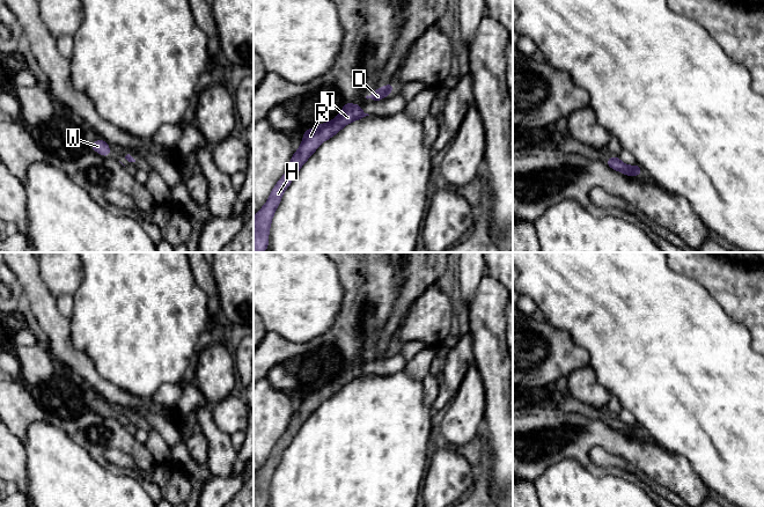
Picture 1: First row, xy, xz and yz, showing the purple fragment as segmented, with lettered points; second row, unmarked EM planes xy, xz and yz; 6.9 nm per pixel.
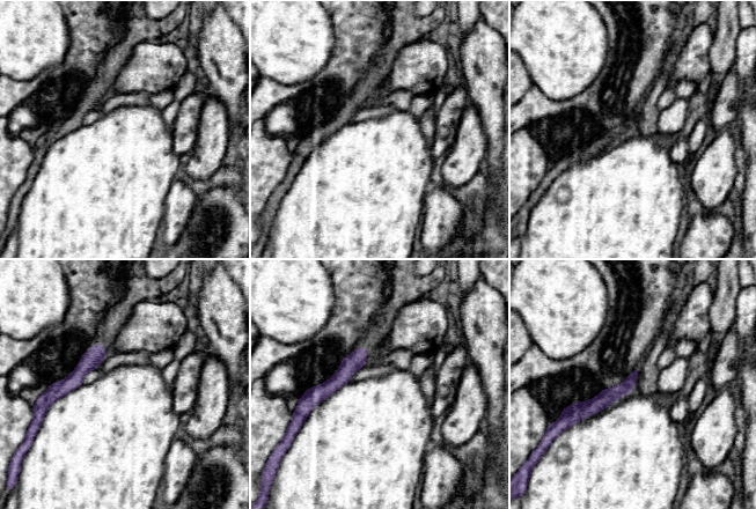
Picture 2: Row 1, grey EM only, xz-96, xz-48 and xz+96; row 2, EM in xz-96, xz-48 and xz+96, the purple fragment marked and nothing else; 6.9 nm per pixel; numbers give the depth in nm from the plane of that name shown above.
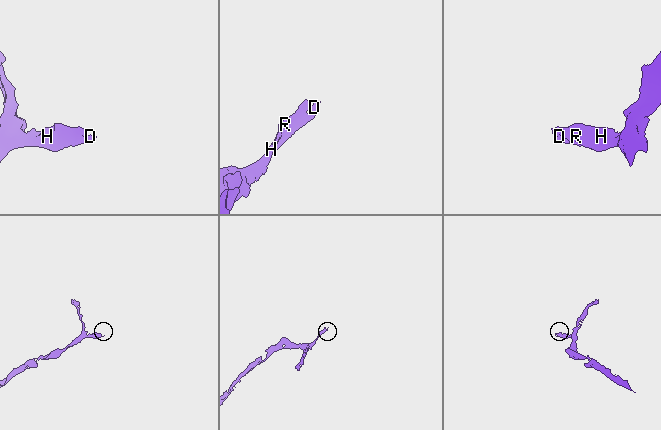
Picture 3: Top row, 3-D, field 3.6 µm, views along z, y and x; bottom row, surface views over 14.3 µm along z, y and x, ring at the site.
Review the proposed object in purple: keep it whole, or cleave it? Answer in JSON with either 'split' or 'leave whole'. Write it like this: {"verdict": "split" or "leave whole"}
{"verdict": "leave whole"}

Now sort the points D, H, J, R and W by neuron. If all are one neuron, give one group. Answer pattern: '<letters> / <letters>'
D H J R W

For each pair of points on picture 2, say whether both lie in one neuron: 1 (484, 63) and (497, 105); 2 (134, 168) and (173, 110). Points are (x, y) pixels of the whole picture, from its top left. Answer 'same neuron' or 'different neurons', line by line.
1: same neuron
2: different neurons

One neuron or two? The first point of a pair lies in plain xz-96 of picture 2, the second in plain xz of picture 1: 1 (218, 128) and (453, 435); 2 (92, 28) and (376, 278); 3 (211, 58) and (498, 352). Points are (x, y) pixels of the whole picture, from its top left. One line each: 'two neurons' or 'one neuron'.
1: one neuron
2: one neuron
3: one neuron

